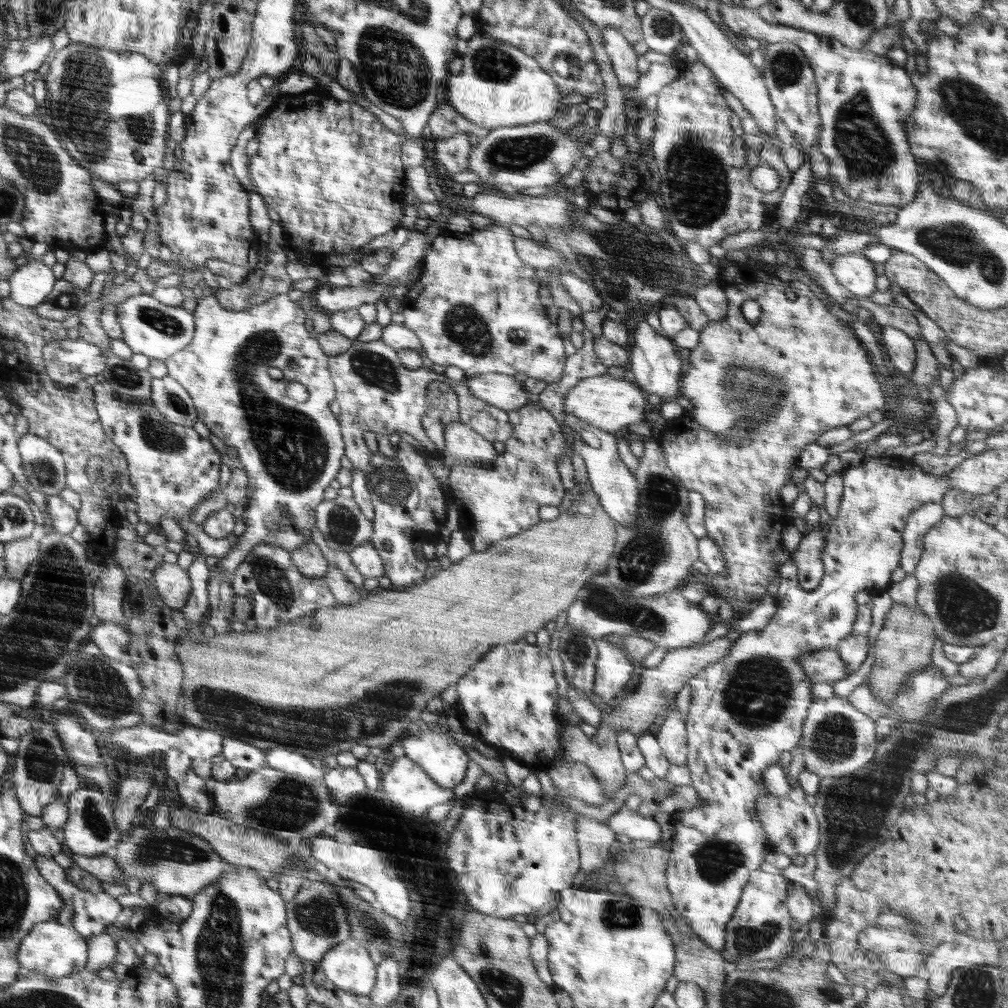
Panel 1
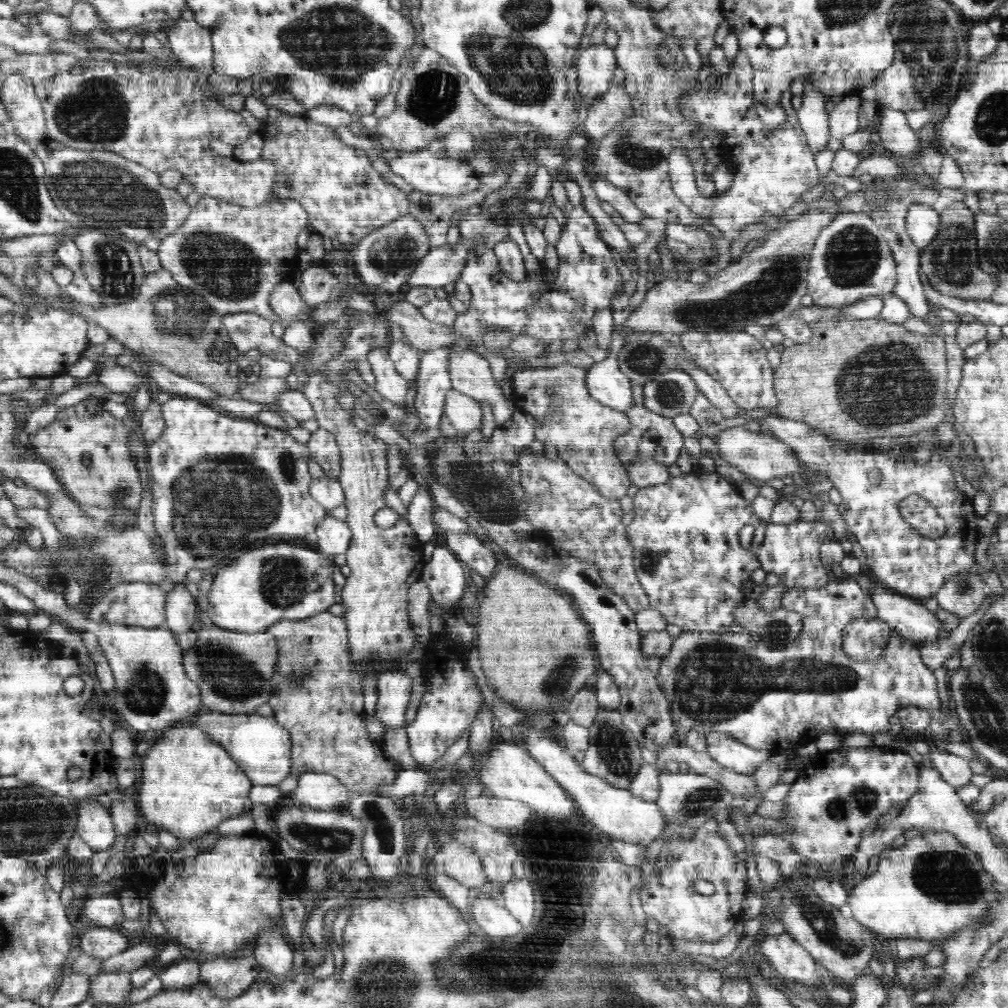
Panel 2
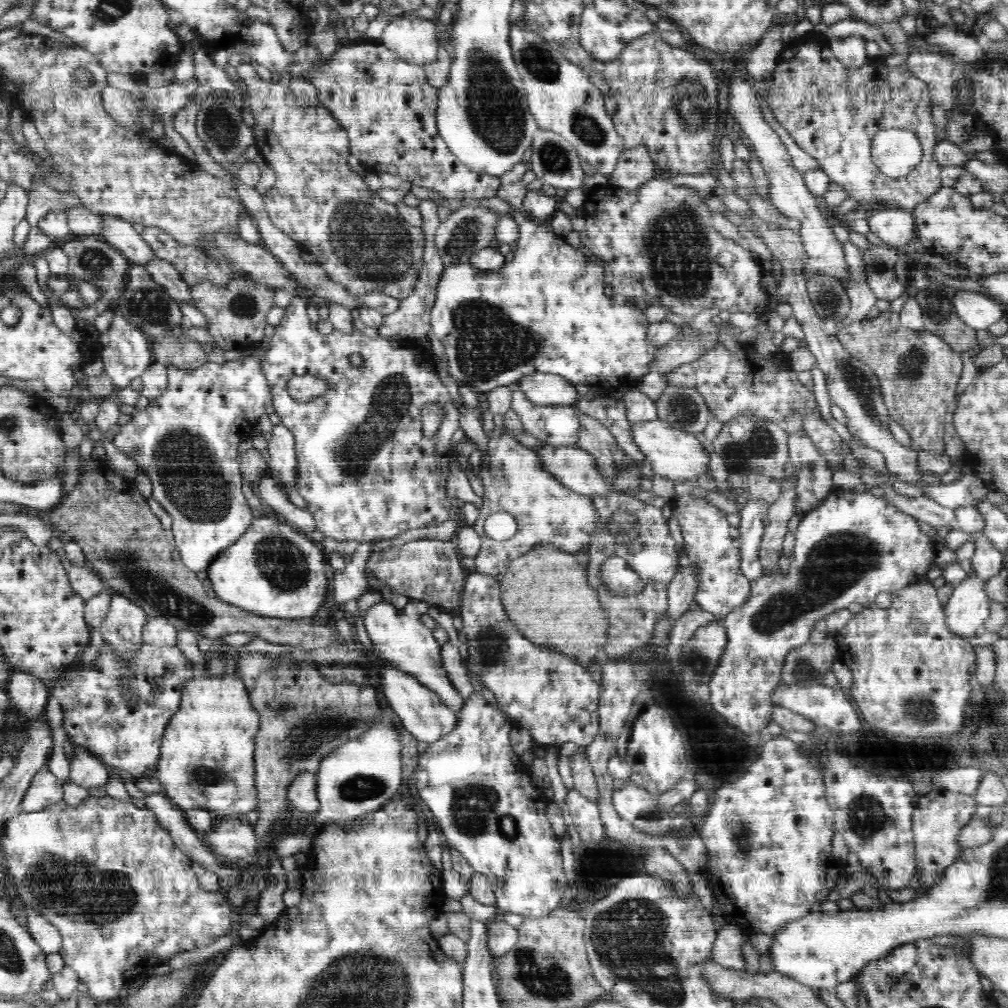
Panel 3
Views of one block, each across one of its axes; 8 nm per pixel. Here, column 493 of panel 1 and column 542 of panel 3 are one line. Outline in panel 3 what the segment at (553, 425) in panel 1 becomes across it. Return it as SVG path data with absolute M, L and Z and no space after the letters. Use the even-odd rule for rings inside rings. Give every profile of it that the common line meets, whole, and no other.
M512 415L512 420L507 419L504 422L504 428L505 432L499 437L493 436L489 438L487 448L488 458L486 460L480 459L479 461L480 466L476 473L480 475L484 483L485 493L482 496L483 504L480 507L480 514L477 521L473 524L474 529L481 536L481 547L479 553L475 556L474 570L482 575L492 575L498 580L504 576L509 567L509 562L530 552L538 544L553 544L556 548L573 554L582 552L582 548L589 545L591 536L595 531L595 524L599 519L590 497L578 494L562 484L553 474L550 474L545 469L536 451L527 448L518 440L514 439L512 436L513 431L524 432L523 424L518 415ZM500 511L506 511L512 514L516 518L518 526L512 538L496 541L488 538L483 528L488 516Z

